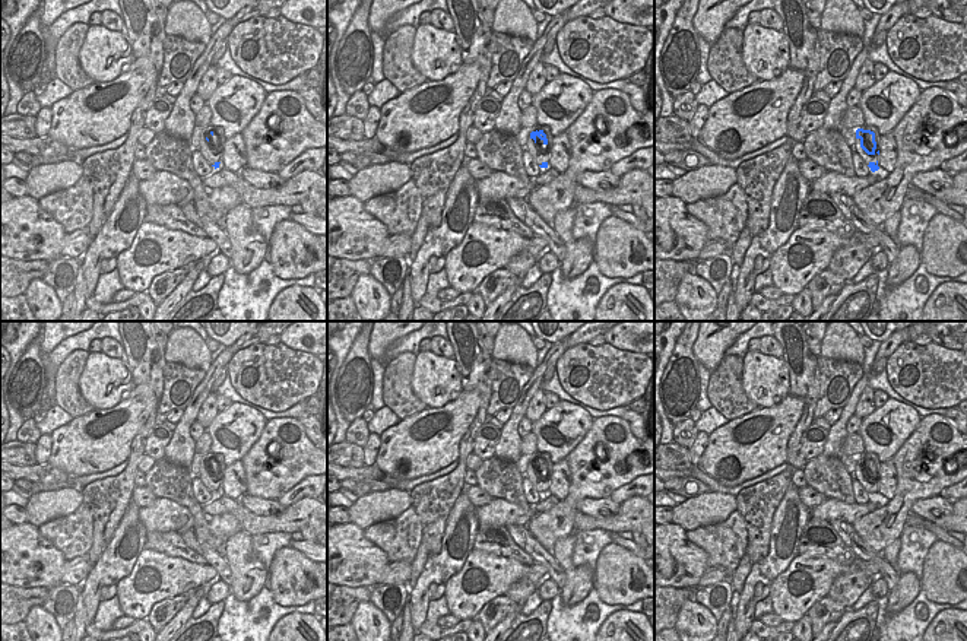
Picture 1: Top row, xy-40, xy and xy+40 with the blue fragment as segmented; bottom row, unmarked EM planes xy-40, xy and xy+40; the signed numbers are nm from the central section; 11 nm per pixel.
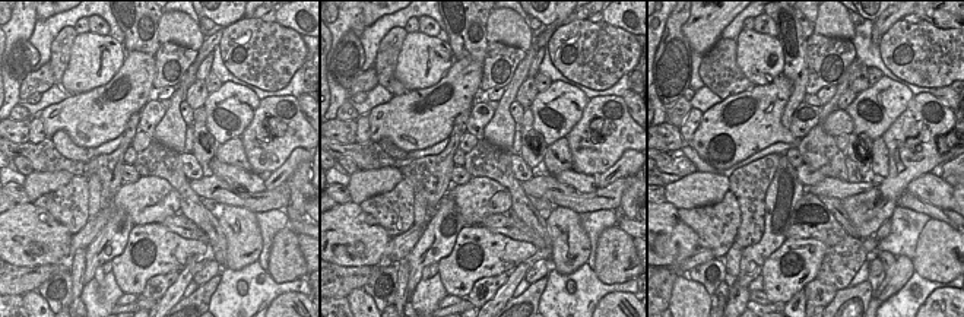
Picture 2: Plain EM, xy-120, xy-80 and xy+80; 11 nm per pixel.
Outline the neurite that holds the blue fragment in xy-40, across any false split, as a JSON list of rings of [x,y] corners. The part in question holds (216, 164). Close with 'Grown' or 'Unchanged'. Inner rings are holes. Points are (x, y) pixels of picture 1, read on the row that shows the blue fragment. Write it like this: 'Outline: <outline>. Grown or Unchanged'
Outline: [[[209,124],[200,133],[199,150],[215,169],[219,168],[222,161],[225,142],[226,137],[222,127]]]. Grown

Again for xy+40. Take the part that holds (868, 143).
Outline: [[[862,126],[856,130],[853,150],[859,153],[872,172],[878,171],[881,134],[874,126]]]. Grown

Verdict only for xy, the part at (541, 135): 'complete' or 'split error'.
split error

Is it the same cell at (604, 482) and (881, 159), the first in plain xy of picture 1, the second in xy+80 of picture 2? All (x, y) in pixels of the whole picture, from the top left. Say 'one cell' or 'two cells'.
two cells

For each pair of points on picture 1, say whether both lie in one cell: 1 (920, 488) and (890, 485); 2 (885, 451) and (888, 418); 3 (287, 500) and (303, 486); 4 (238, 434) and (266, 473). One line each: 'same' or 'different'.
1: different
2: same
3: same
4: different

